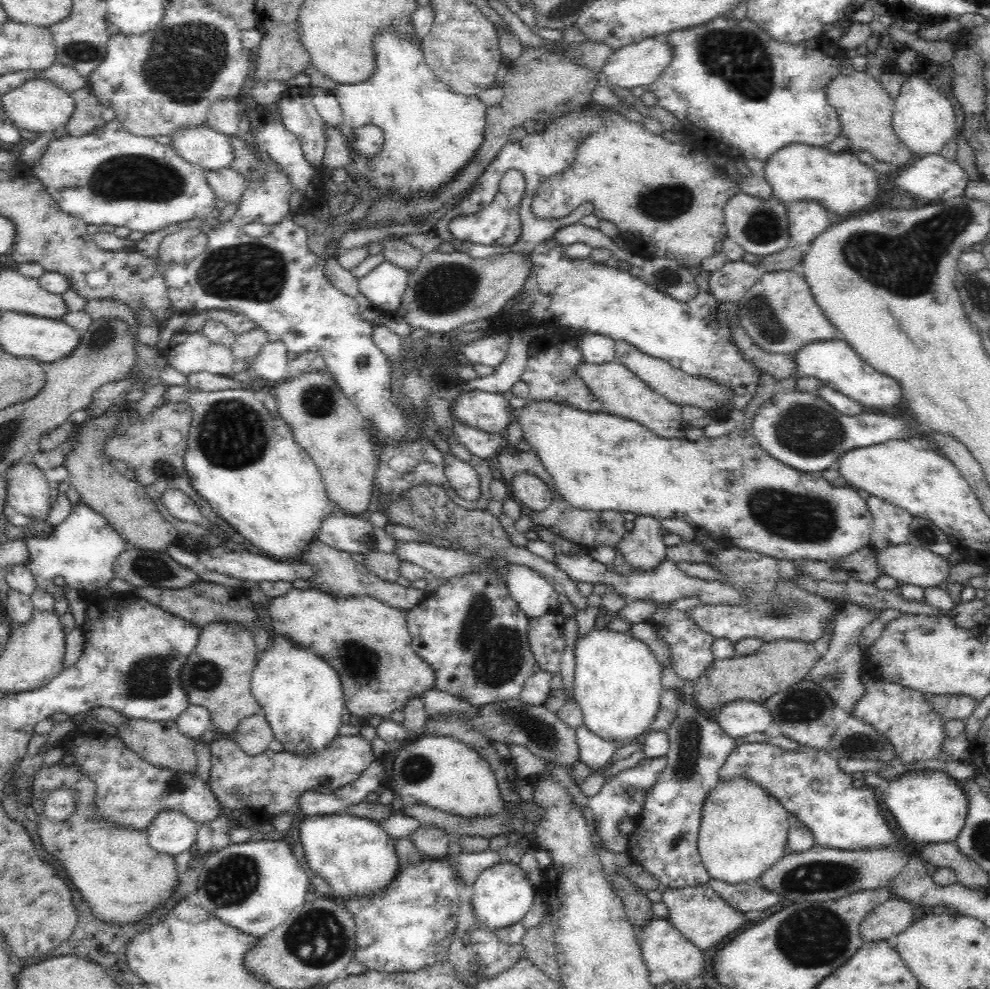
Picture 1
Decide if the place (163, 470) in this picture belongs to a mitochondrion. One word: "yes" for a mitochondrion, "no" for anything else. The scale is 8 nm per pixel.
yes

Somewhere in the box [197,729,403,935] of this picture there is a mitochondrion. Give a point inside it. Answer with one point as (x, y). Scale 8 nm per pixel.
(229, 883)

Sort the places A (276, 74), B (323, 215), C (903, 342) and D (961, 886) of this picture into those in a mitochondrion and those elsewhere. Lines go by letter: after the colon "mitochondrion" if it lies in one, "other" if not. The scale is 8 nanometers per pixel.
A: other
B: other
C: other
D: other

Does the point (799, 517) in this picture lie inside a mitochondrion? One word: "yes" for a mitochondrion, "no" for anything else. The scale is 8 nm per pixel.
yes

